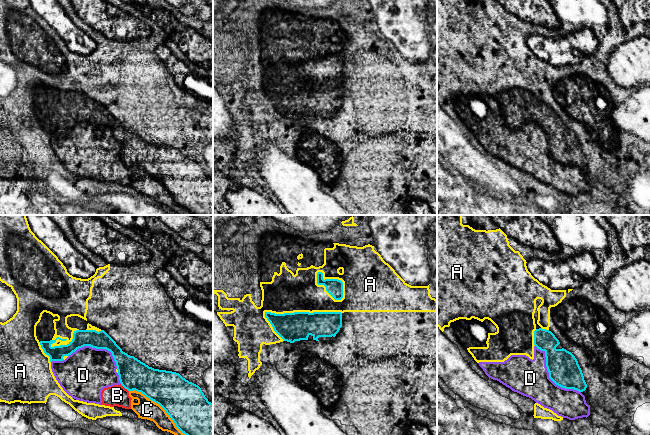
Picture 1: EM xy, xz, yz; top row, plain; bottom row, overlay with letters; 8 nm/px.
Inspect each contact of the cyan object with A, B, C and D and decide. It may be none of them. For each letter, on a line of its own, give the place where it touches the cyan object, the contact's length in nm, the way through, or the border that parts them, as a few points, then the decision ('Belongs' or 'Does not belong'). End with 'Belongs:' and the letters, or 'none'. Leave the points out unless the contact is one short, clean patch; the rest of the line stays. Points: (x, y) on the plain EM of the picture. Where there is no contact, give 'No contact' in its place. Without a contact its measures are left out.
A: Touches cyan at xz (301, 88). Shared border 600 nm. Belongs
B: Touches cyan at xy (124, 163). Shared border 90 nm. Does not belong
C: Touches cyan at xy (163, 184). Shared border 650 nm. Does not belong
D: Touches cyan at yz (549, 152). Shared border 550 nm. Does not belong
Belongs: A

